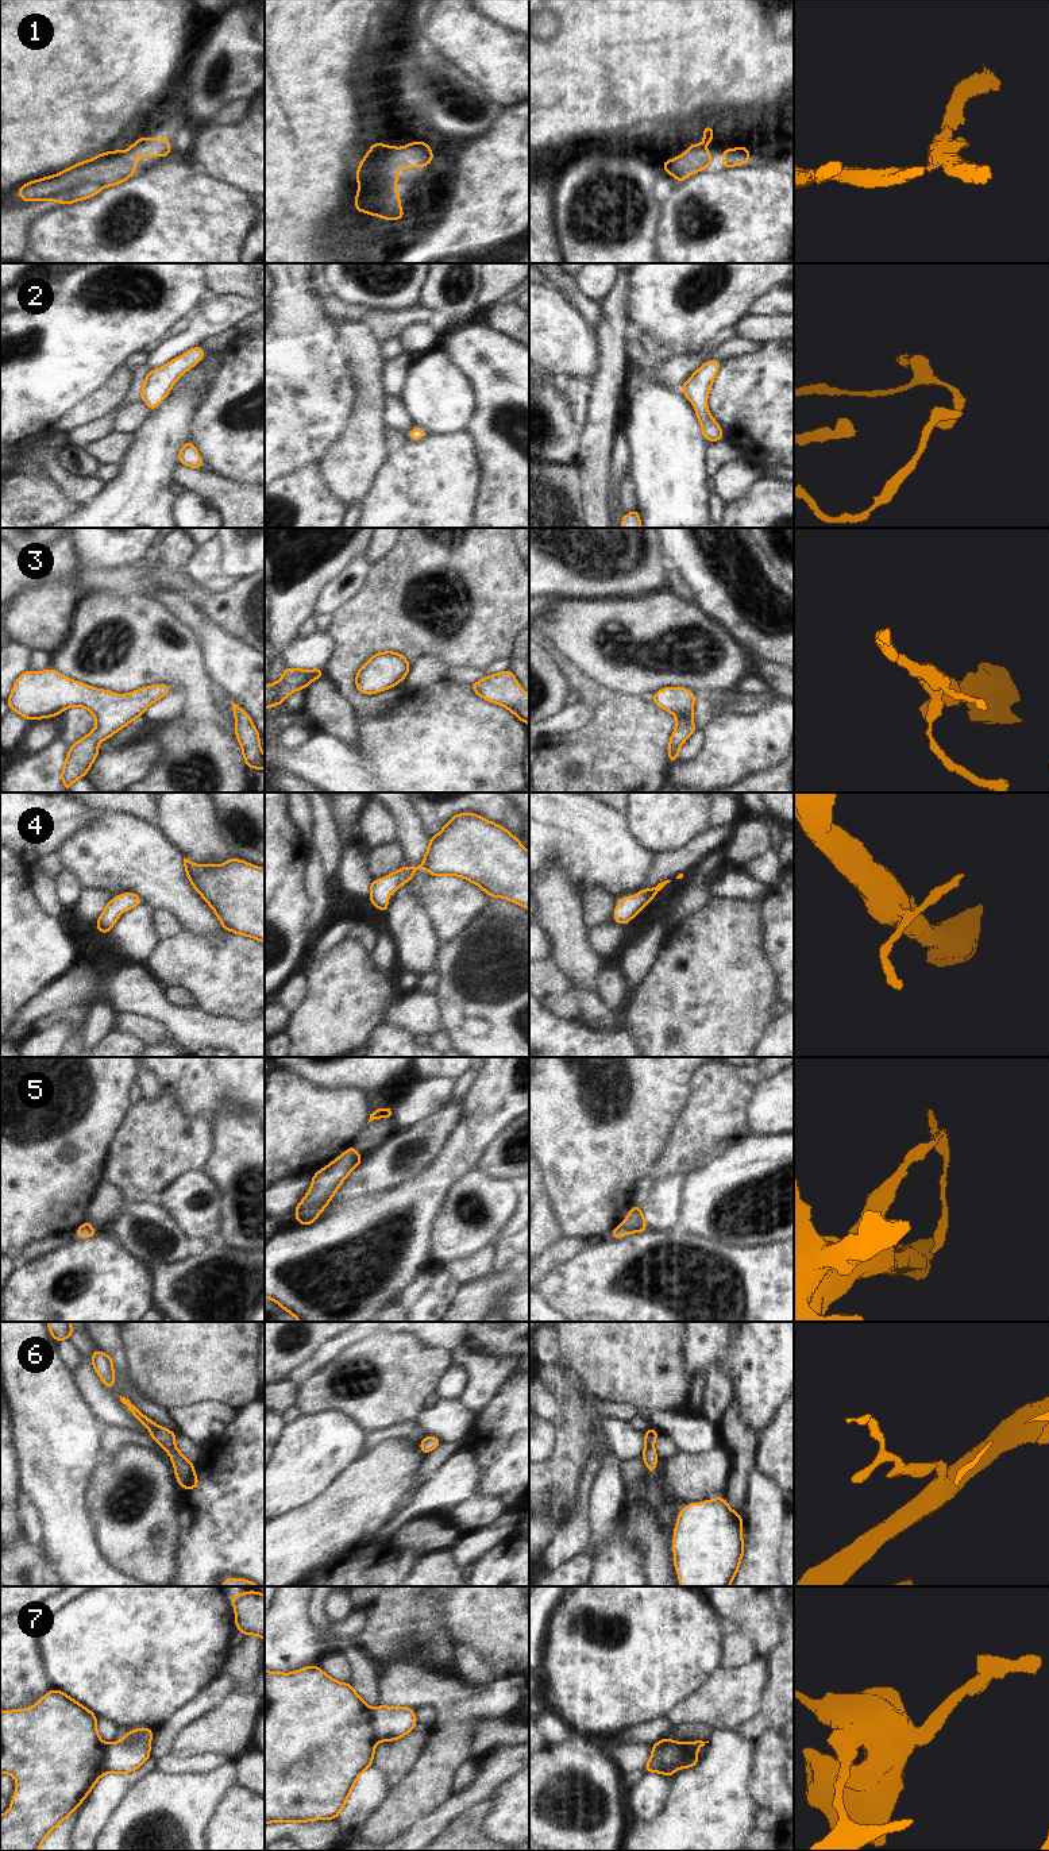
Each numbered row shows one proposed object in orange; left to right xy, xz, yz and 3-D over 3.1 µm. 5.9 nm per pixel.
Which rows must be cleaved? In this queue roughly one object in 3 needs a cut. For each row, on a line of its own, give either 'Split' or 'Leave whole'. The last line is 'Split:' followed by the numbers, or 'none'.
1: Leave whole
2: Leave whole
3: Leave whole
4: Leave whole
5: Leave whole
6: Leave whole
7: Split
Split: 7

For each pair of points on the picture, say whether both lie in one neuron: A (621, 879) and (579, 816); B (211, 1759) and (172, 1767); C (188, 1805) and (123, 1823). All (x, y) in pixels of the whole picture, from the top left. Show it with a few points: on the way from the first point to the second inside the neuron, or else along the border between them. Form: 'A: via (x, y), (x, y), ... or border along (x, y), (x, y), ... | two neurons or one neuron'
A: via (614, 863), (583, 832) | one neuron
B: via (201, 1765), (181, 1766) | one neuron
C: via (172, 1805), (159, 1805), (139, 1813) | one neuron

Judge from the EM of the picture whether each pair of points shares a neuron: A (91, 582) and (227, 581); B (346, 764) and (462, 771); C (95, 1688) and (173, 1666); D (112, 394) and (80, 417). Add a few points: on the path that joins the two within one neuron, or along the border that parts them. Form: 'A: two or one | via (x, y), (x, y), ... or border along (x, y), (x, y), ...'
A: two | border along (181, 571), (196, 585), (213, 593), (222, 592)
B: one | via (374, 771), (434, 771)
C: one | via (114, 1669), (116, 1666), (154, 1666)
D: one | via (104, 400), (88, 409)

